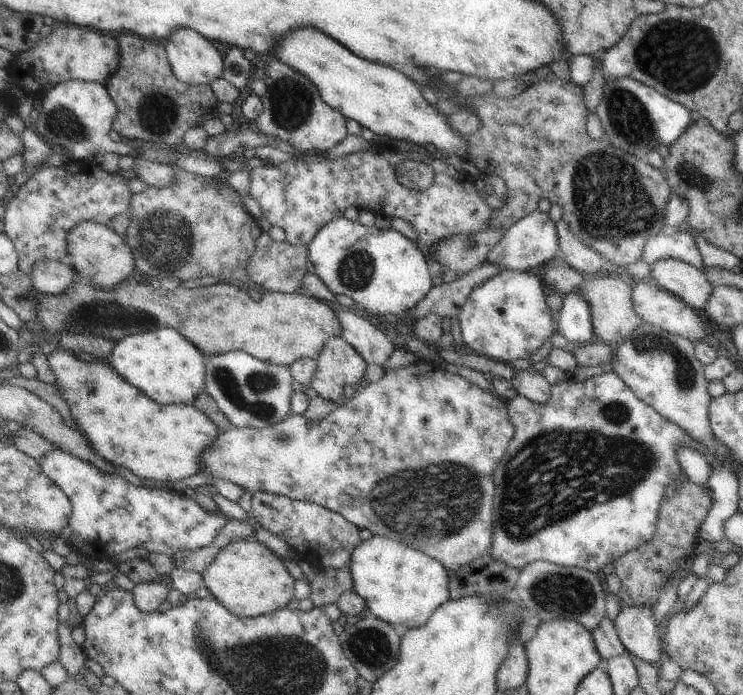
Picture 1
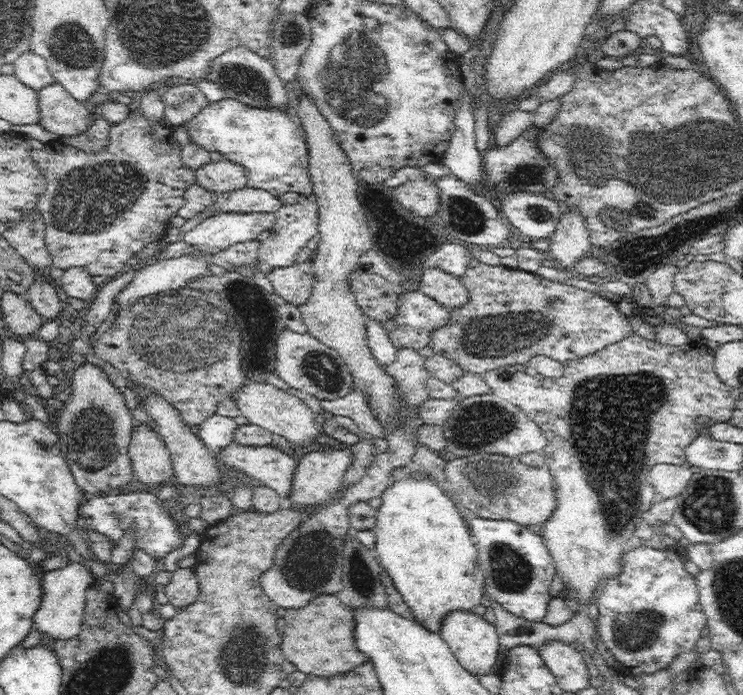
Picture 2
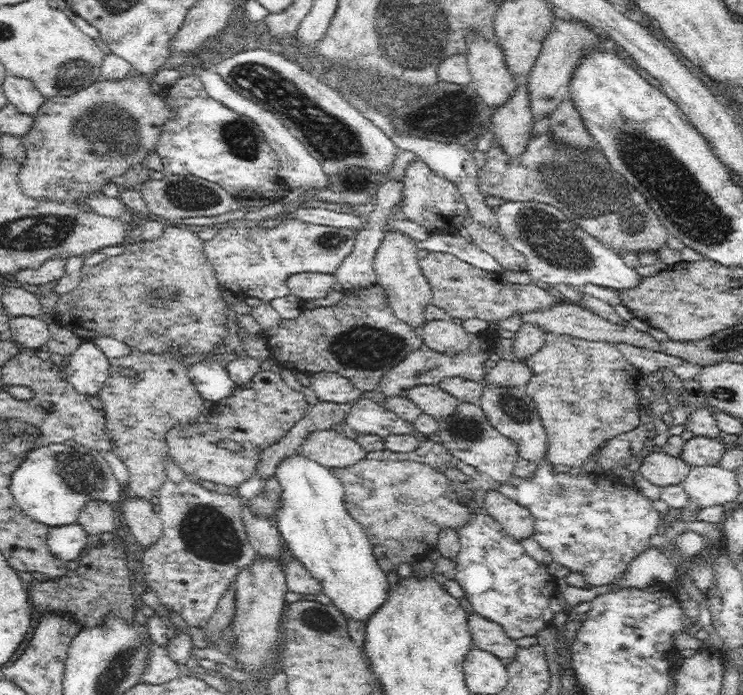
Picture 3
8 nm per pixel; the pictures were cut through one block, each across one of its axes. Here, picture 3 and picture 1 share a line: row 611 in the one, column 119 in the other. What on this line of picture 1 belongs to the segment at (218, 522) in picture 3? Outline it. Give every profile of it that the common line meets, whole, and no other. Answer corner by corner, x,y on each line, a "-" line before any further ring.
70,158
64,165
32,174
6,205
5,233
14,242
19,270
29,275
38,260
65,261
66,234
82,220
108,225
118,214
128,215
132,192
122,174
108,173
96,161

